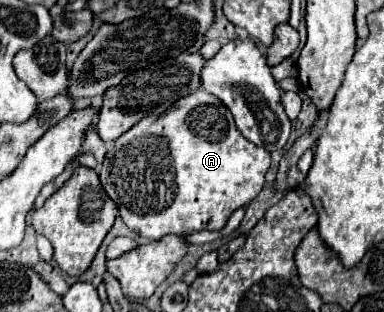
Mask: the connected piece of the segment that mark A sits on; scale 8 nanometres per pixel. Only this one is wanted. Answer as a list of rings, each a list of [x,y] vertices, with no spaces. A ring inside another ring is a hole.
[[[198,89],[178,99],[166,113],[156,119],[146,117],[142,123],[118,137],[114,149],[102,161],[100,183],[108,197],[116,203],[124,223],[142,237],[158,241],[164,235],[224,229],[230,215],[238,207],[248,205],[262,191],[268,167],[270,153],[240,135],[234,125],[234,117],[226,107],[222,107],[218,97]]]

